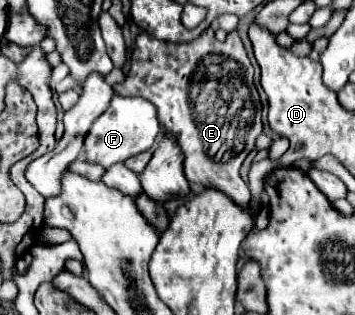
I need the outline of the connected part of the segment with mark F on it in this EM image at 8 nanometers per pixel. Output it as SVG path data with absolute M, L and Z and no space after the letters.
M113 97L109 109L101 117L97 117L85 137L85 159L105 169L113 163L123 163L127 157L151 149L155 137L159 135L159 129L157 109L153 107L153 103L135 97Z

